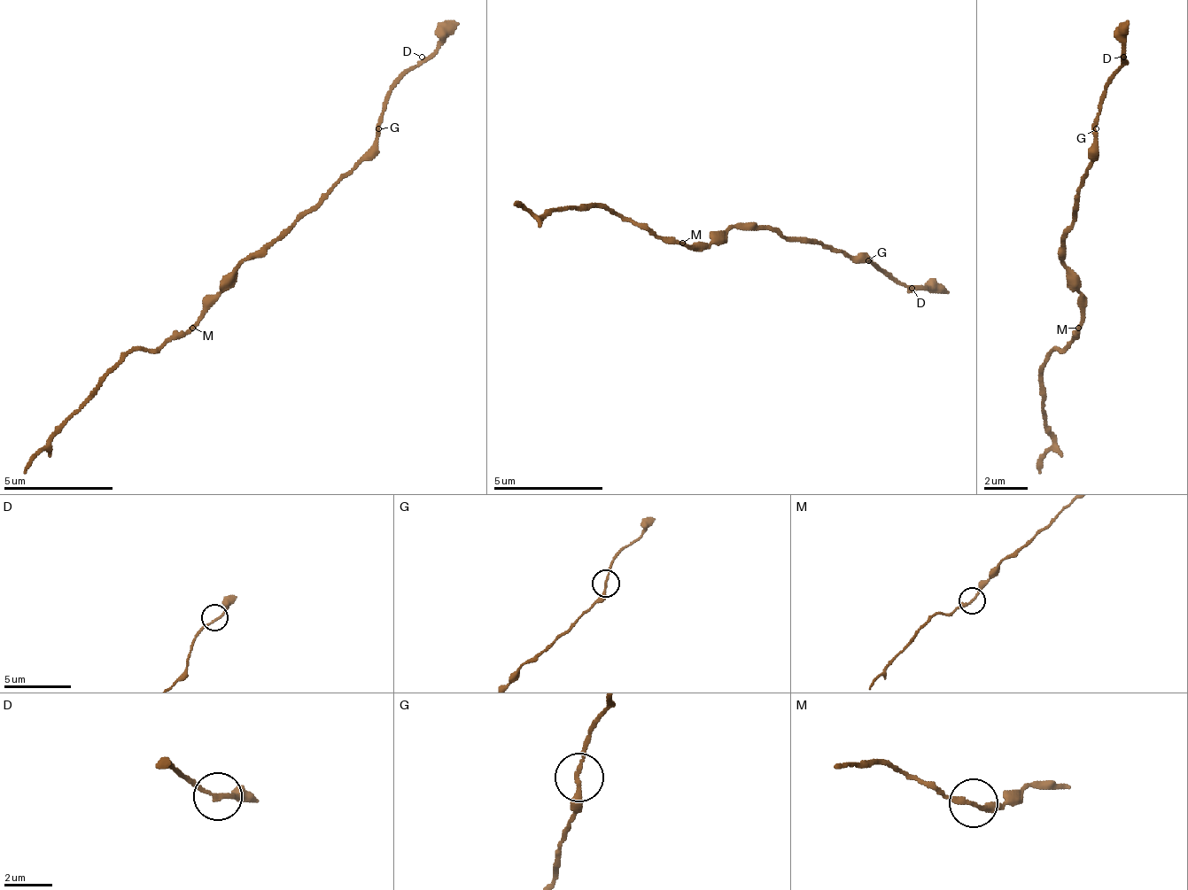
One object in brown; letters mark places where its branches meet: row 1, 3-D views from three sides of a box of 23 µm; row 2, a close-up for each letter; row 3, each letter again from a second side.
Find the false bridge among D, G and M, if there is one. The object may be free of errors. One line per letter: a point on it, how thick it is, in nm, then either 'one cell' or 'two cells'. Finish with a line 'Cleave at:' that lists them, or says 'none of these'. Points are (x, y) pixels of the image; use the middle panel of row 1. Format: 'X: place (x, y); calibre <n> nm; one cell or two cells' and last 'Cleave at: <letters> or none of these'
D: place (912, 288); calibre 160 nm; one cell
G: place (868, 260); calibre 160 nm; one cell
M: place (682, 243); calibre 190 nm; two cells
Cleave at: M

